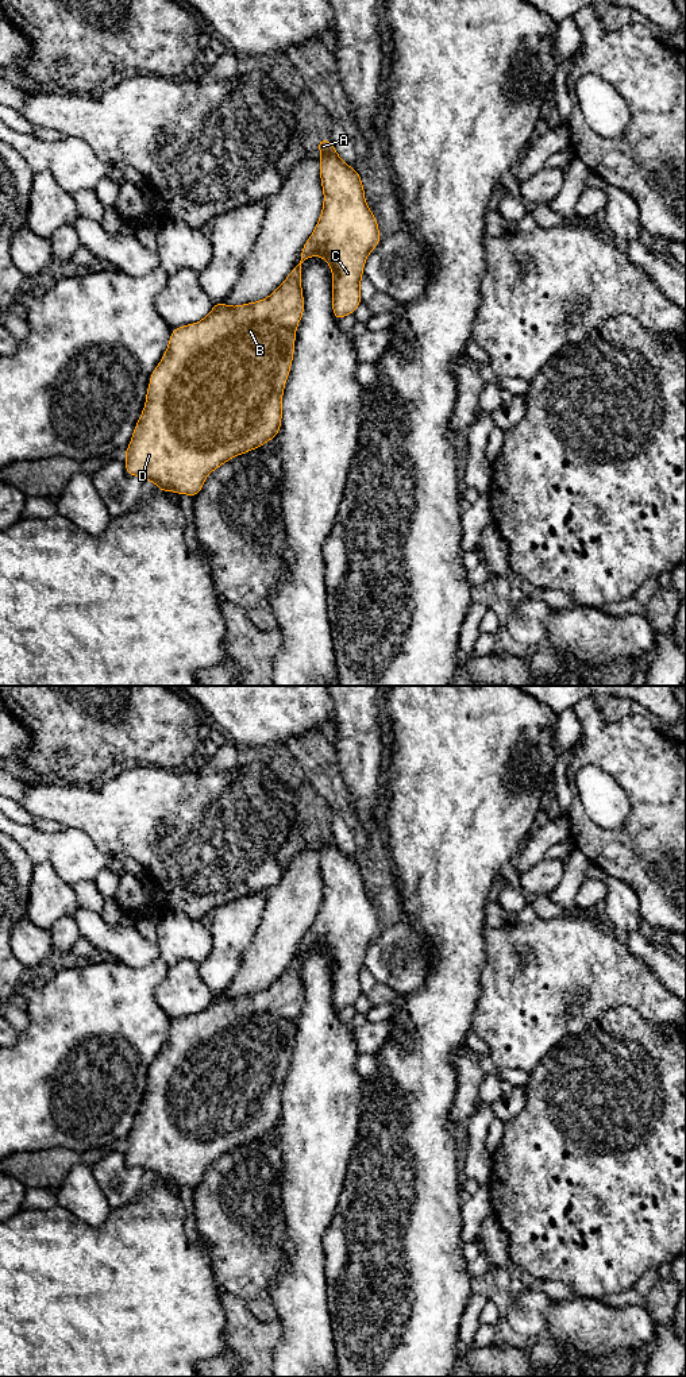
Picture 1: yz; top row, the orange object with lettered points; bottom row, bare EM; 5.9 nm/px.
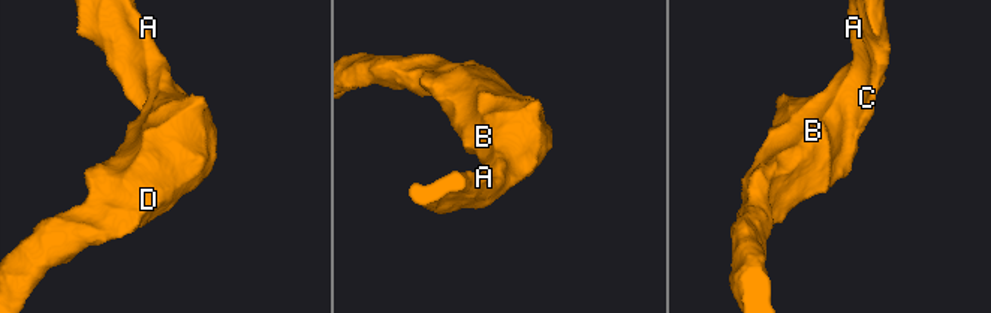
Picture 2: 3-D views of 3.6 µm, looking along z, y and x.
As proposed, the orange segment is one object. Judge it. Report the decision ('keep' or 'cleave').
keep

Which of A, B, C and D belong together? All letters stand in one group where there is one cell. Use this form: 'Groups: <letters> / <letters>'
Groups: A B C D

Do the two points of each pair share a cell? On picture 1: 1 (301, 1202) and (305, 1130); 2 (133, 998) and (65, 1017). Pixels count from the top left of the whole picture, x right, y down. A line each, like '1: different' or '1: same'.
1: same
2: same

